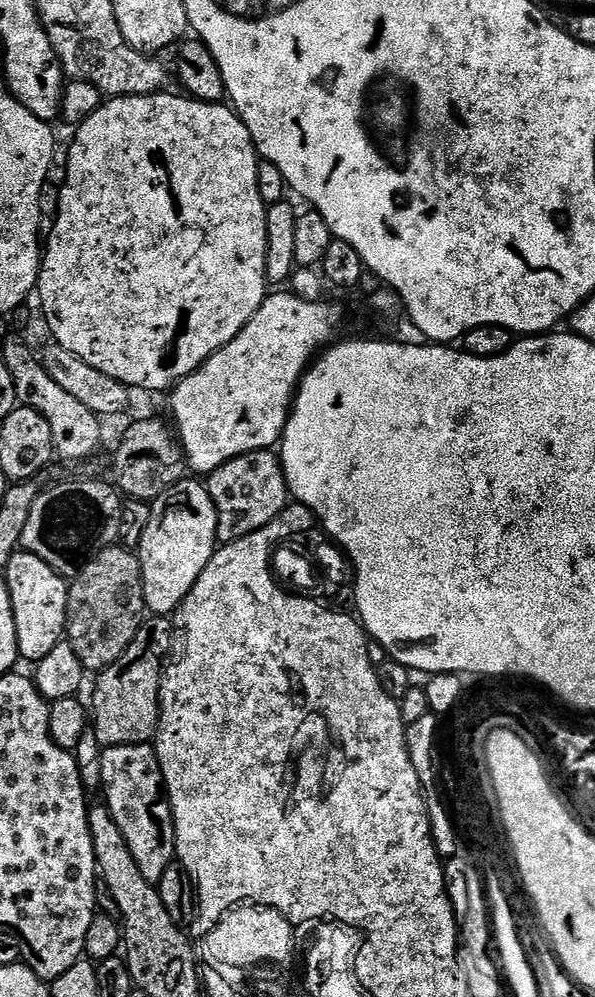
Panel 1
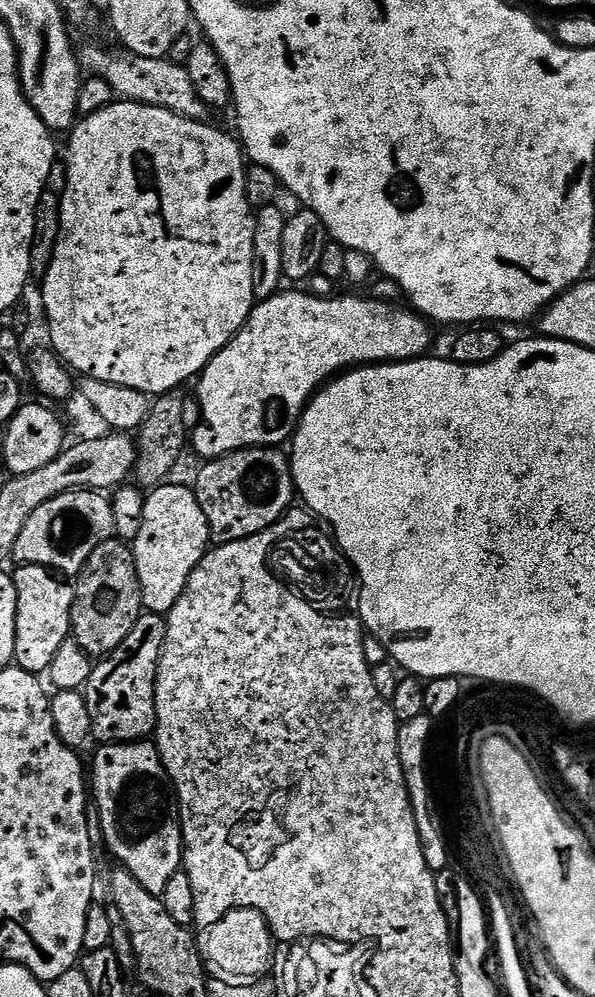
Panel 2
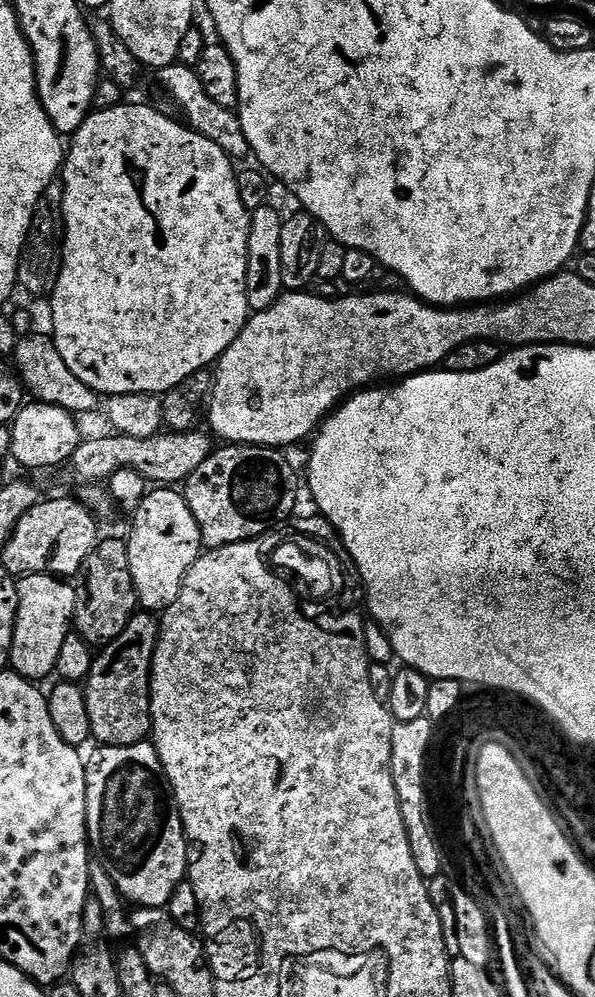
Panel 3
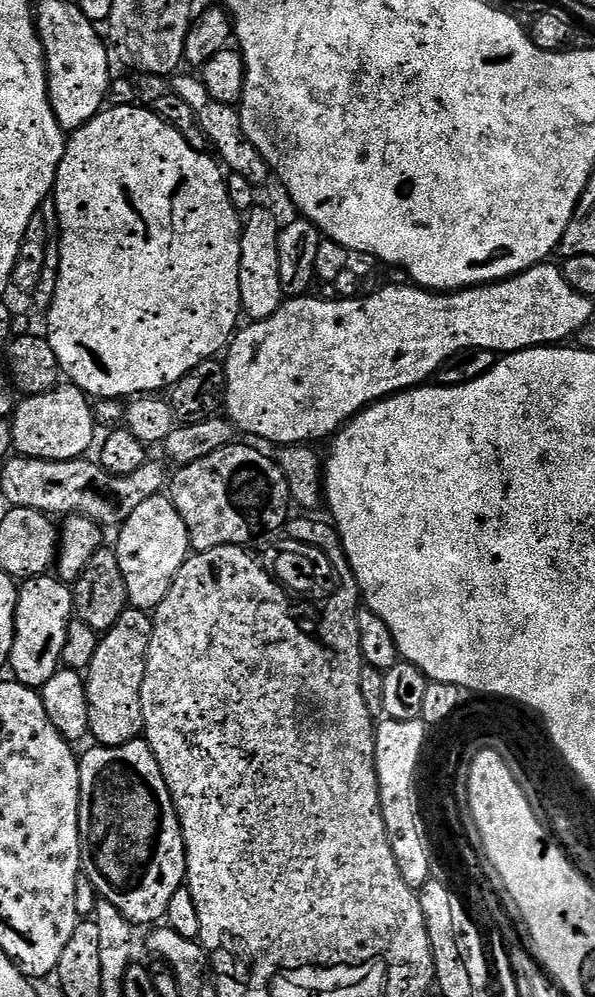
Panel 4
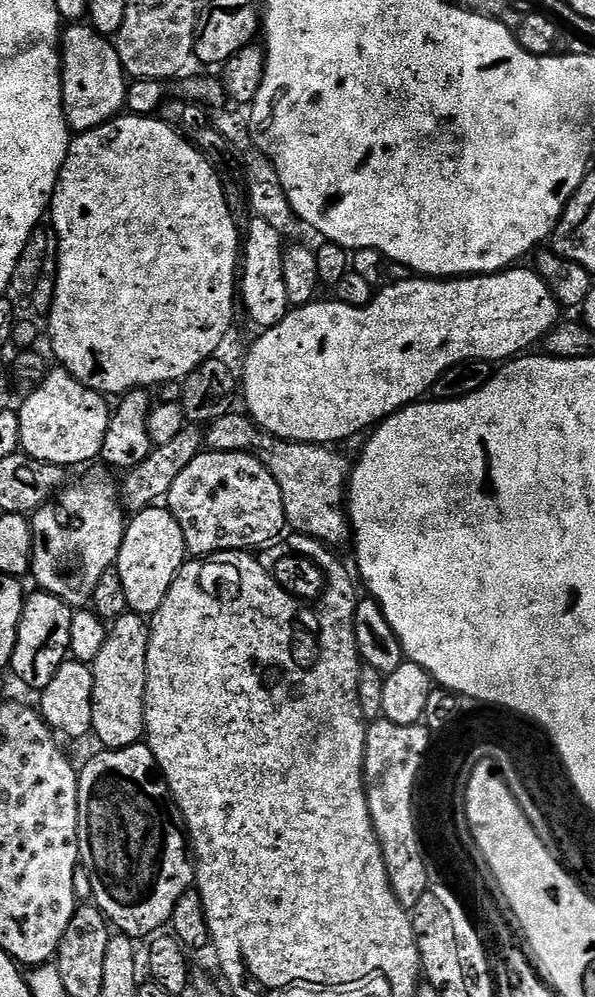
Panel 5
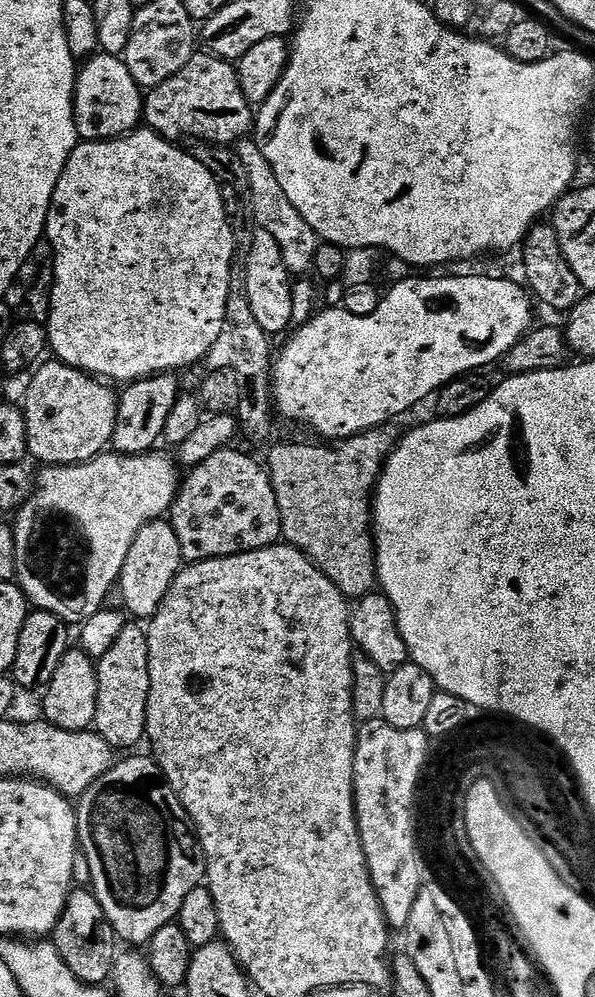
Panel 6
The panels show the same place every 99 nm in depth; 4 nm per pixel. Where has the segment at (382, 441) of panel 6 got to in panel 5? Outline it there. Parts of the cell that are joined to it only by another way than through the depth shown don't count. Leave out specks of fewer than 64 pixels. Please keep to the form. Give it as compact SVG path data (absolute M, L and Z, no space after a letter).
M240 410L228 412L213 424L207 425L206 444L214 452L250 454L258 458L258 462L262 462L262 466L266 466L270 474L274 474L274 480L282 490L288 528L293 533L308 535L329 546L337 546L344 539L349 539L346 493L350 464L336 450L322 444L295 444L293 440L280 440Z

